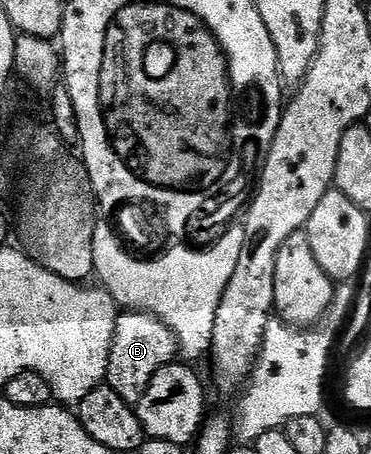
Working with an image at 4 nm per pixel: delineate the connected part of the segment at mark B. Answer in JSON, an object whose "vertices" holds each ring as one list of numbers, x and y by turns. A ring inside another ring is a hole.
{"vertices":[[118,313,105,382,115,392,119,392,119,396,123,396,128,406,135,408,139,400,143,400,143,392,147,392,155,372,170,365,177,357,176,336,159,319,144,313]]}

